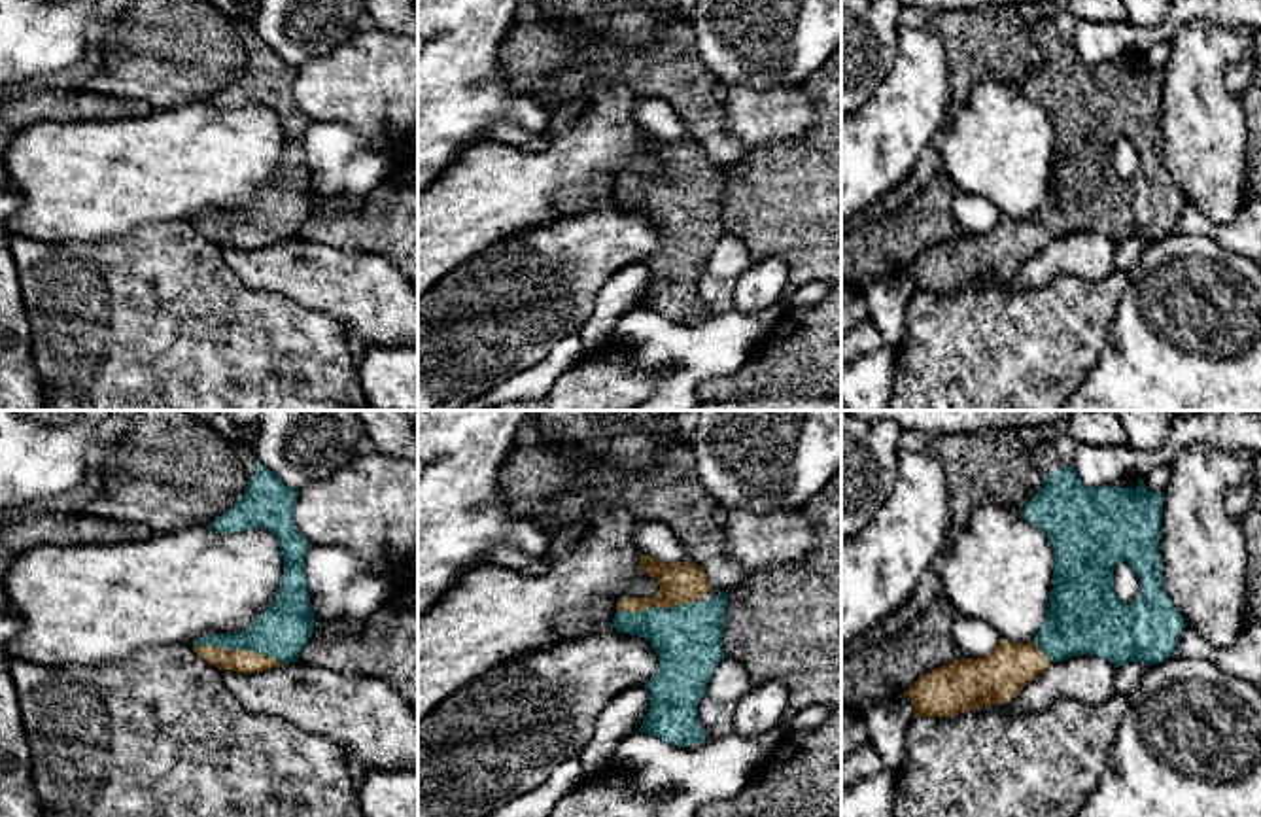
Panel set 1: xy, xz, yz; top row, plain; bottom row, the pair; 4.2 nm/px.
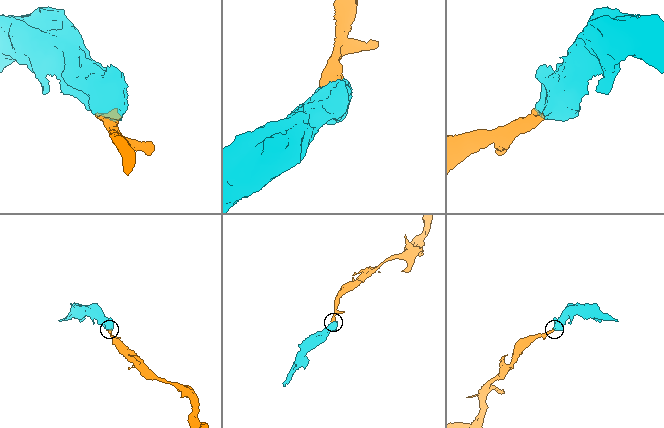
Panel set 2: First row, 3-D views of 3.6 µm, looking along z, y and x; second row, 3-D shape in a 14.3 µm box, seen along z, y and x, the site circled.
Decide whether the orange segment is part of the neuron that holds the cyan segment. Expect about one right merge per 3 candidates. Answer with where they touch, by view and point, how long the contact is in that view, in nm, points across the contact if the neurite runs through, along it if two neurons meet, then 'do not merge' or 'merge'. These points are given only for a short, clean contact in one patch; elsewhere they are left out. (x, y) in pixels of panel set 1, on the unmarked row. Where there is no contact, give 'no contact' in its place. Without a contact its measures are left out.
meets cyan in xy at (241, 224); contact 400 nm long; runs through xy (284, 205), (261, 224), (241, 224), (242, 237); merge

